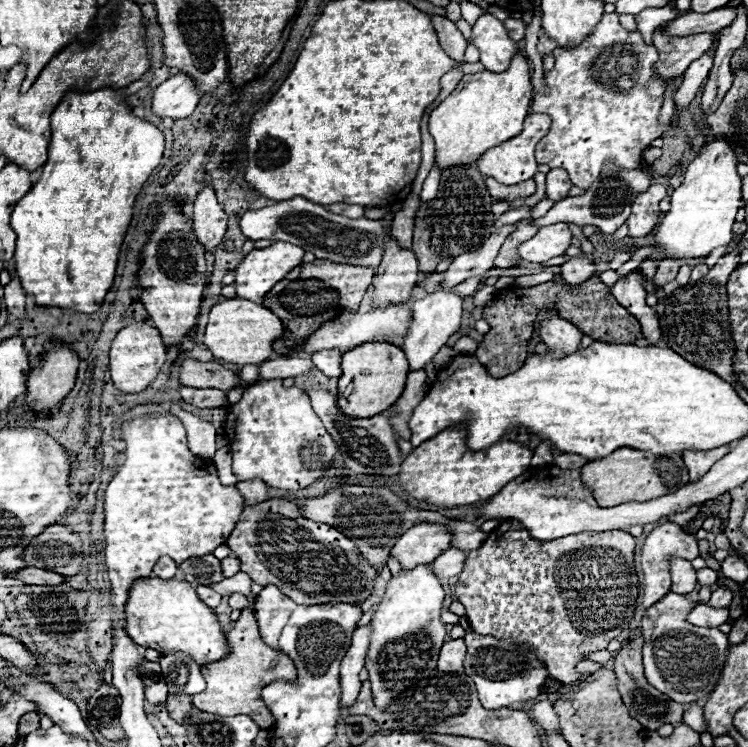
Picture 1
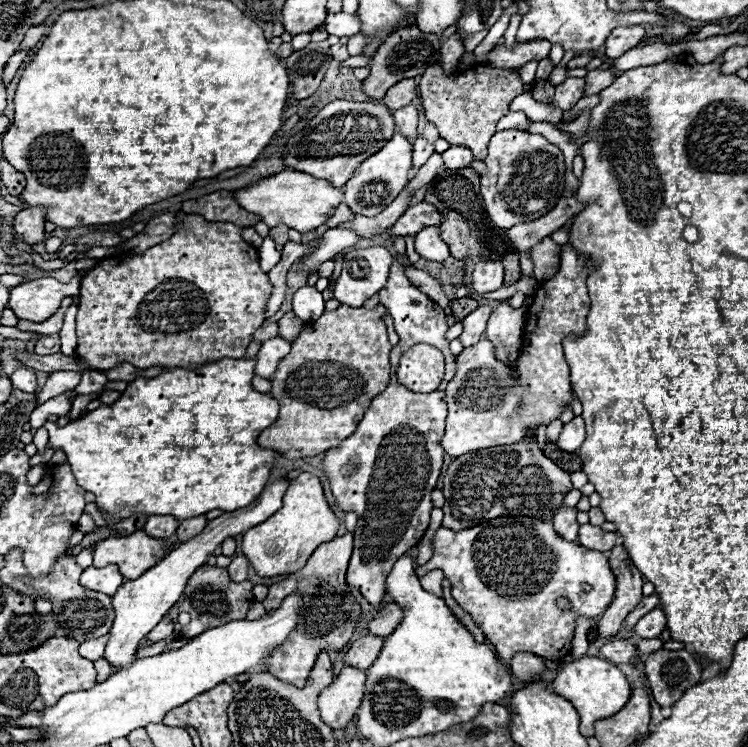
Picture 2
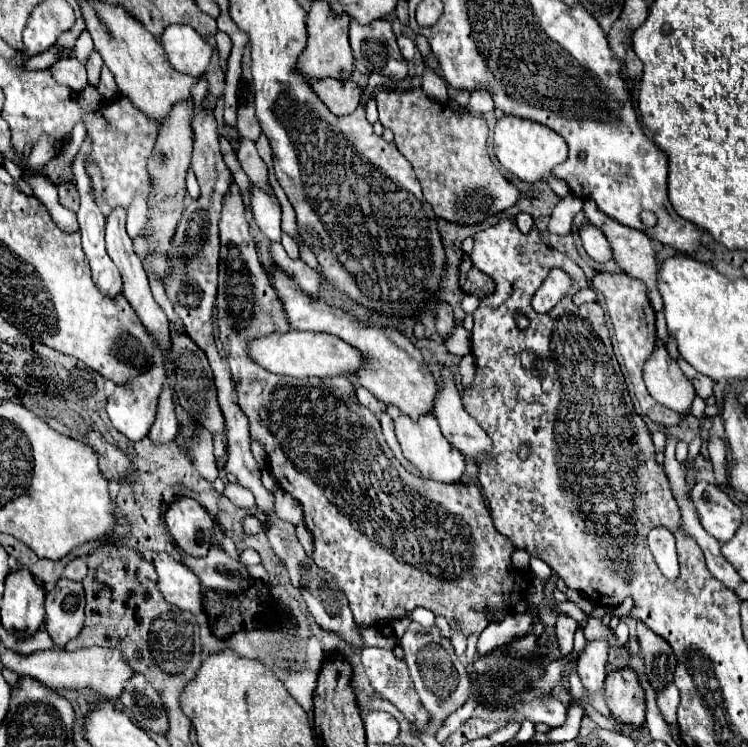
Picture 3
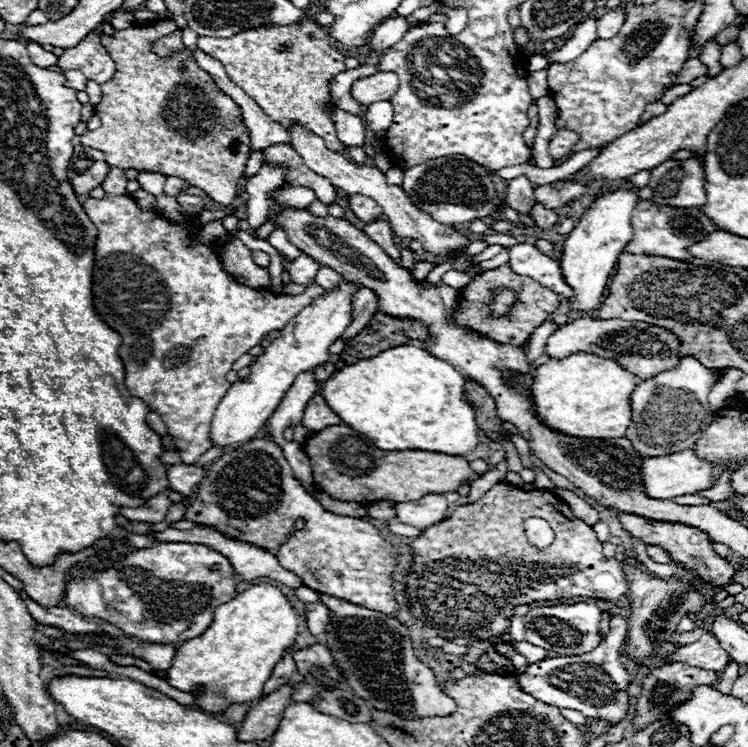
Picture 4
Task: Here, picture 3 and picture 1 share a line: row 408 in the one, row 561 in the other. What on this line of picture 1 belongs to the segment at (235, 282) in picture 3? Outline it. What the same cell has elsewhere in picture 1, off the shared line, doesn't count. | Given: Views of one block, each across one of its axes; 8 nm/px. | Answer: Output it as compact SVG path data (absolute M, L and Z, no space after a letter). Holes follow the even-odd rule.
M266 500L256 506L246 506L234 532L226 540L232 552L242 562L242 572L248 572L256 584L274 584L292 598L296 604L312 606L312 604L326 604L326 602L346 602L346 604L360 604L364 602L374 588L374 580L378 576L374 566L368 566L360 556L358 546L346 538L342 532L328 524L318 524L312 520L302 518L300 508L288 500Z

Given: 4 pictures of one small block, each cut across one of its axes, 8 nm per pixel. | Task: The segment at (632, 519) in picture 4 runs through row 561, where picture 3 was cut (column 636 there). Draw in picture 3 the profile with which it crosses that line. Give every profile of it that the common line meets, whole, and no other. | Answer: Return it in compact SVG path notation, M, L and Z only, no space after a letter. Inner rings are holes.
M618 668L606 676L604 698L612 718L634 728L644 724L646 692L632 668Z

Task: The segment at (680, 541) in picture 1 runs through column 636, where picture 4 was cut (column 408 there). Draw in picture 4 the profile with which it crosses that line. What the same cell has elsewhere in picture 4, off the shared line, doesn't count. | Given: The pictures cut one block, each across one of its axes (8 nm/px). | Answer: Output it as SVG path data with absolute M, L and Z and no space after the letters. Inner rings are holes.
M268 438L250 440L216 458L212 466L208 466L208 476L200 482L184 518L218 528L230 538L252 542L266 550L274 550L288 540L296 540L296 546L288 552L292 558L288 558L288 562L284 560L284 564L288 568L298 568L294 572L300 574L304 586L390 614L409 628L416 646L438 635L436 628L409 616L404 584L413 564L410 548L386 546L386 538L380 530L362 518L326 512L294 478L280 446ZM298 518L306 520L302 530L294 528Z

